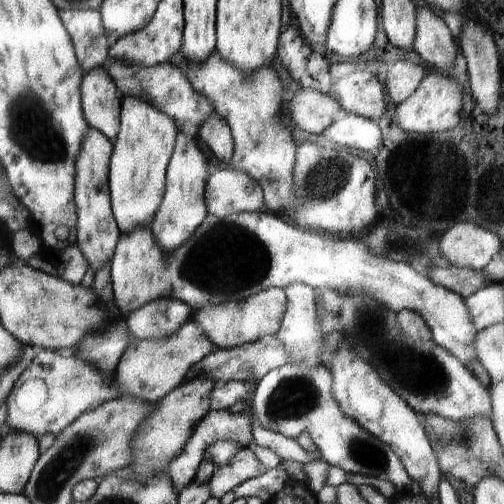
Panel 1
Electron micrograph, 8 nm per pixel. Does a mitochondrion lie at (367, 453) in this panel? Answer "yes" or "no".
yes

